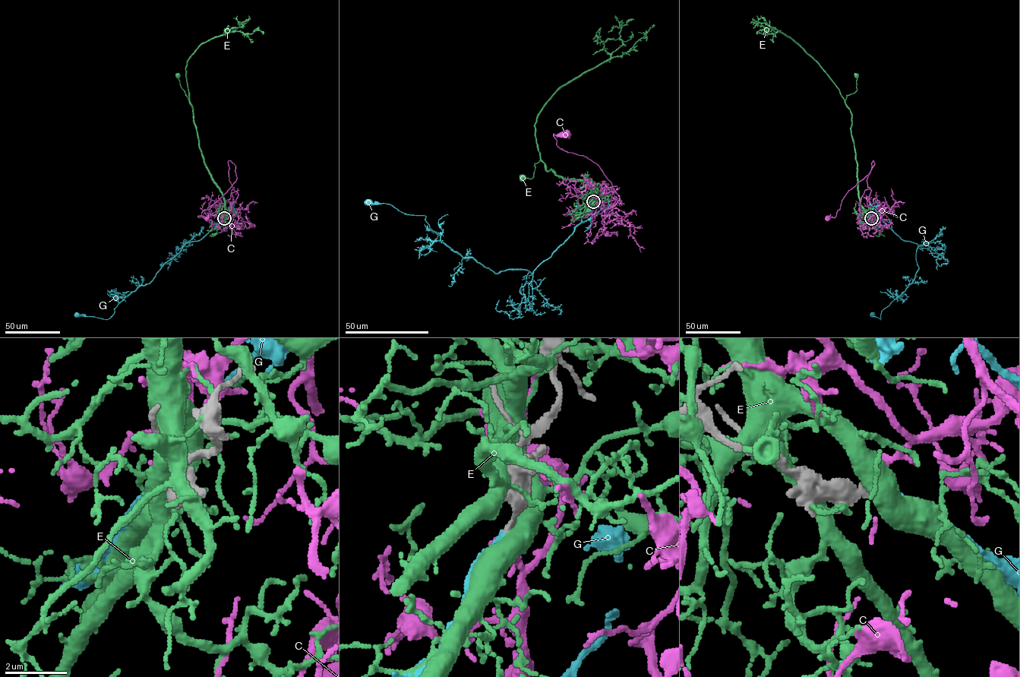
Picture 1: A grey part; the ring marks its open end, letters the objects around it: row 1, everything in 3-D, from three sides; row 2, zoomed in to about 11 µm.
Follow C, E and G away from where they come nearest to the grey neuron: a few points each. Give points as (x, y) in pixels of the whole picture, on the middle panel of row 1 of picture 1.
C: (593, 201), (609, 194), (599, 202), (611, 204), (612, 183), (558, 147), (554, 135), (566, 134)
E: (593, 201), (591, 181), (565, 179), (547, 170), (541, 160), (535, 164), (532, 178), (522, 177)
G: (593, 201), (574, 232), (532, 273), (506, 269), (495, 273), (445, 245), (425, 216), (368, 203)

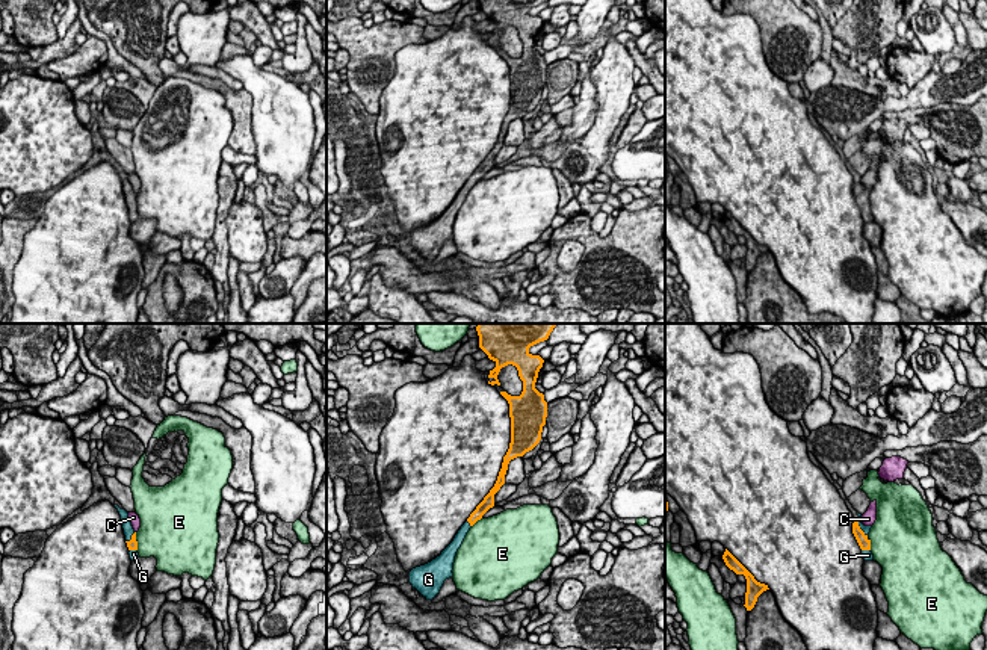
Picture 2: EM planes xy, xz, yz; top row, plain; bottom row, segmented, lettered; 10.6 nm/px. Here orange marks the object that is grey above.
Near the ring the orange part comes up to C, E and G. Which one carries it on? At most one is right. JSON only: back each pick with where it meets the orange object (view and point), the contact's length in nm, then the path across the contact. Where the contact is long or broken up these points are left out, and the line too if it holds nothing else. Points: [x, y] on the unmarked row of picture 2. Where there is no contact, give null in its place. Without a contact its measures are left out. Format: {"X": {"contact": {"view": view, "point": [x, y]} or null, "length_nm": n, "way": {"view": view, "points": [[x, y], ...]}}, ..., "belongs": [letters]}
{"G": {"contact": {"view": "xz", "point": [469, 183]}, "length_nm": 90, "way": {"view": "xz", "points": [[484, 167], [469, 183], [461, 195]]}}, "belongs": ["G"]}

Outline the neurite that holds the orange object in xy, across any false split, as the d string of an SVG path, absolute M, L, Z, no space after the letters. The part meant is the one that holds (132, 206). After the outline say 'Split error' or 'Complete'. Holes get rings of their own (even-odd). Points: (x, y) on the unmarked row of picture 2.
M115 166L115 169L118 171L122 181L122 190L124 190L127 209L130 212L128 213L130 221L135 222L136 219L139 219L136 193L131 187L131 183L128 181L128 174L125 171L121 171L118 166Z. Split error

